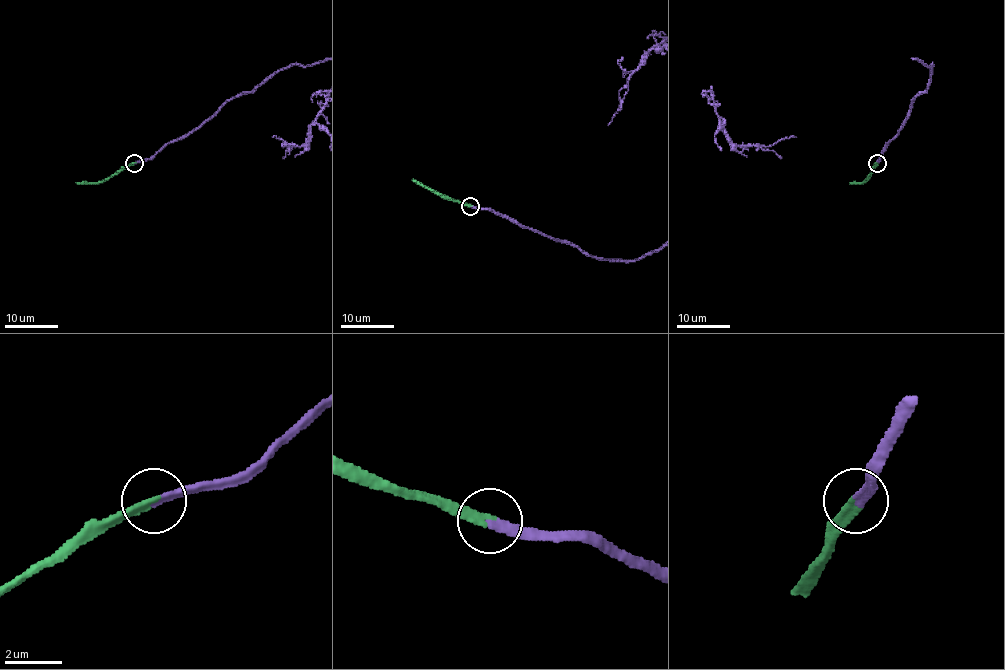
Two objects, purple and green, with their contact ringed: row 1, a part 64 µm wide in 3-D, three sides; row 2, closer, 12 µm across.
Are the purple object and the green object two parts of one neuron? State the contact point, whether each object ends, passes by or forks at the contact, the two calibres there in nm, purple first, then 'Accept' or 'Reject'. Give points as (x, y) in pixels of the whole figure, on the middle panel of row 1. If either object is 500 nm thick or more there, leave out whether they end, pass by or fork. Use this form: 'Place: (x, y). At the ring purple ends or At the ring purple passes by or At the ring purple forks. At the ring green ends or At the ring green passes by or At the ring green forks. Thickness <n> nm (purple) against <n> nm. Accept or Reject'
Place: (470, 206). At the ring purple ends. At the ring green ends. Thickness 280 nm (purple) against 280 nm. Accept

